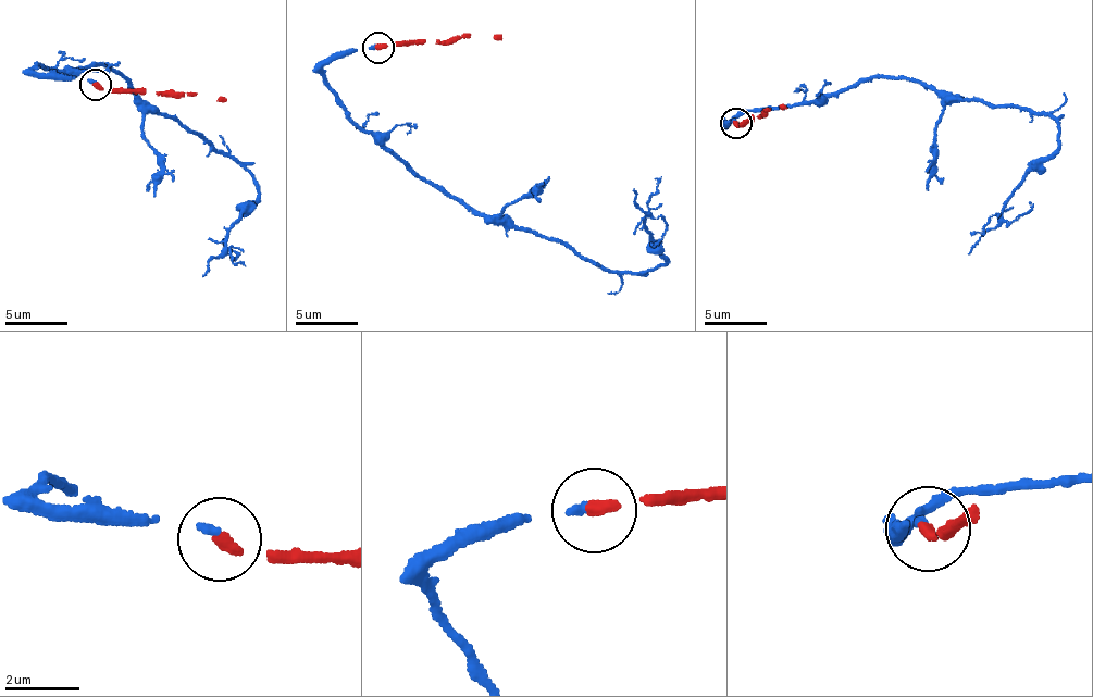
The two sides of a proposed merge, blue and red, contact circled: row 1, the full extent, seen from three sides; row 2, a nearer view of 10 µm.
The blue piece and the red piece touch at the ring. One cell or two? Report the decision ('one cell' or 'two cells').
one cell

